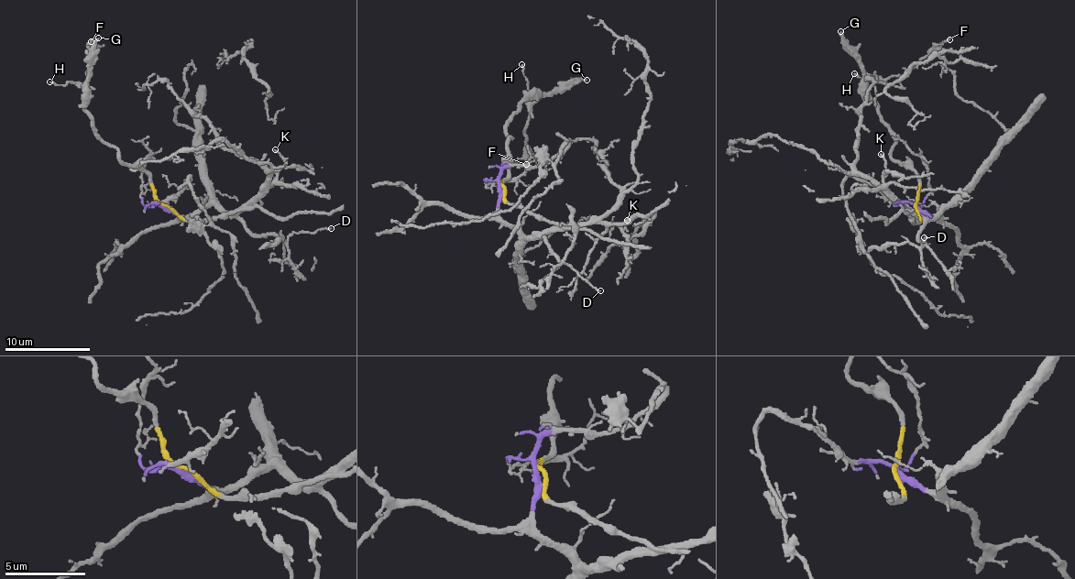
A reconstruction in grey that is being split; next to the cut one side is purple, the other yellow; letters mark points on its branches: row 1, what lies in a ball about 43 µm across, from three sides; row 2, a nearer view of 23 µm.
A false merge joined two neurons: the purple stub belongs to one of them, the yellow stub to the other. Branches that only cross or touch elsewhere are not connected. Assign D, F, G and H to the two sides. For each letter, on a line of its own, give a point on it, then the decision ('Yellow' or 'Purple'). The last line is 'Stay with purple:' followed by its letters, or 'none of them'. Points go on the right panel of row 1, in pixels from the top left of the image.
D: Place: (924, 237). Purple
F: Place: (949, 39). Yellow
G: Place: (840, 31). Yellow
H: Place: (854, 73). Yellow
Stay with purple: D

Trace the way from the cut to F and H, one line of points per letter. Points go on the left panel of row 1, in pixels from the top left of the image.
F: (162, 206), (150, 178), (124, 162), (96, 133), (86, 108), (84, 87), (90, 81), (91, 40)
H: (162, 206), (150, 178), (124, 162), (96, 133), (85, 100), (84, 84), (68, 81), (56, 85), (49, 81)

